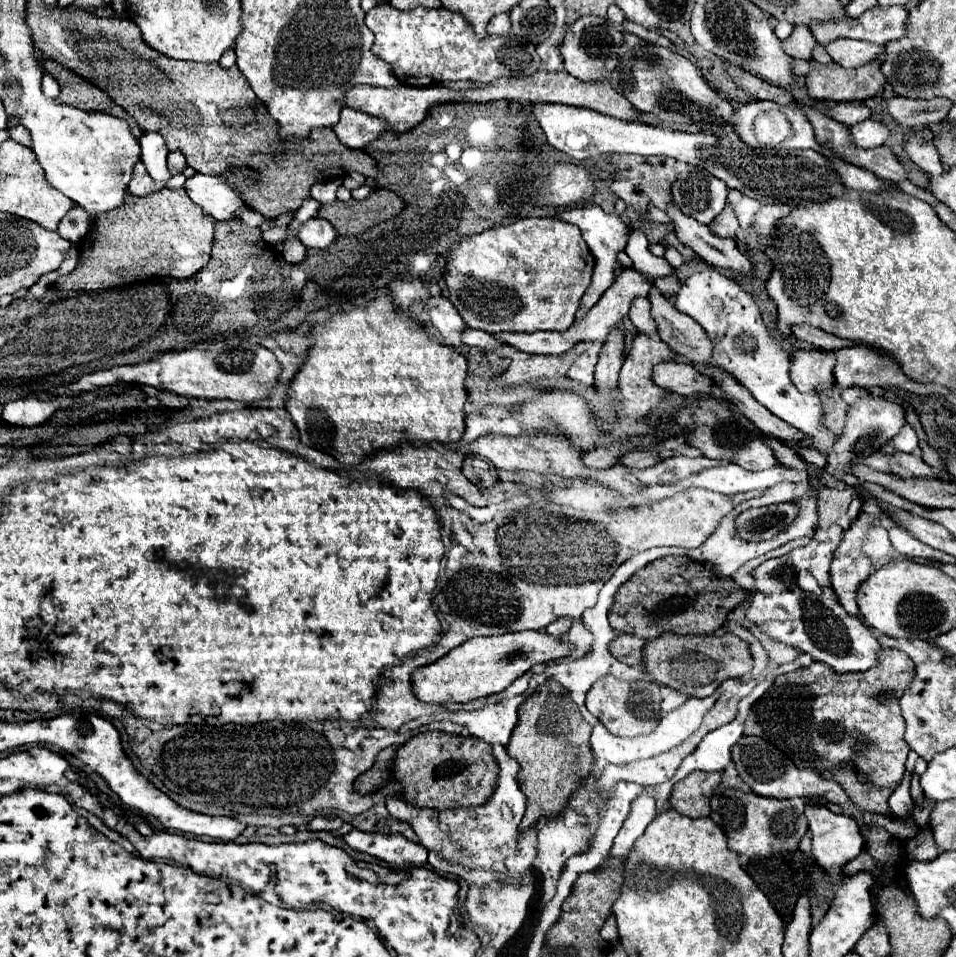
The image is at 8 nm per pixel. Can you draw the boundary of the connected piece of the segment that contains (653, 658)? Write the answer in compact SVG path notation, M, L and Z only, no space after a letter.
M667 632L643 646L643 668L657 684L671 686L685 696L711 696L723 680L747 674L753 668L753 658L749 644L729 632L703 636L679 636Z

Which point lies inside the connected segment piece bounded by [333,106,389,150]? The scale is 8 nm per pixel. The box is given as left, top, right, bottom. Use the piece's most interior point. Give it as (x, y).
(356, 129)

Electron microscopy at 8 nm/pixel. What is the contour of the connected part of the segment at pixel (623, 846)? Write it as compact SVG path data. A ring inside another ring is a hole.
M645 788L643 794L639 794L635 798L635 802L631 804L631 812L629 816L625 818L625 824L621 826L615 842L613 842L613 848L611 848L611 856L615 858L625 858L635 840L639 836L643 836L645 828L649 826L649 822L657 816L657 808L655 808L655 796Z

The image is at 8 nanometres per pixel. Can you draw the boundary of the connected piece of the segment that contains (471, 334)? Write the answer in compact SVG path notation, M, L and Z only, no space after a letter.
M467 328L461 336L463 344L467 344L469 348L477 350L477 352L491 352L495 348L501 346L501 342L497 338L493 338L489 332L483 332L483 330L473 330L473 328Z

